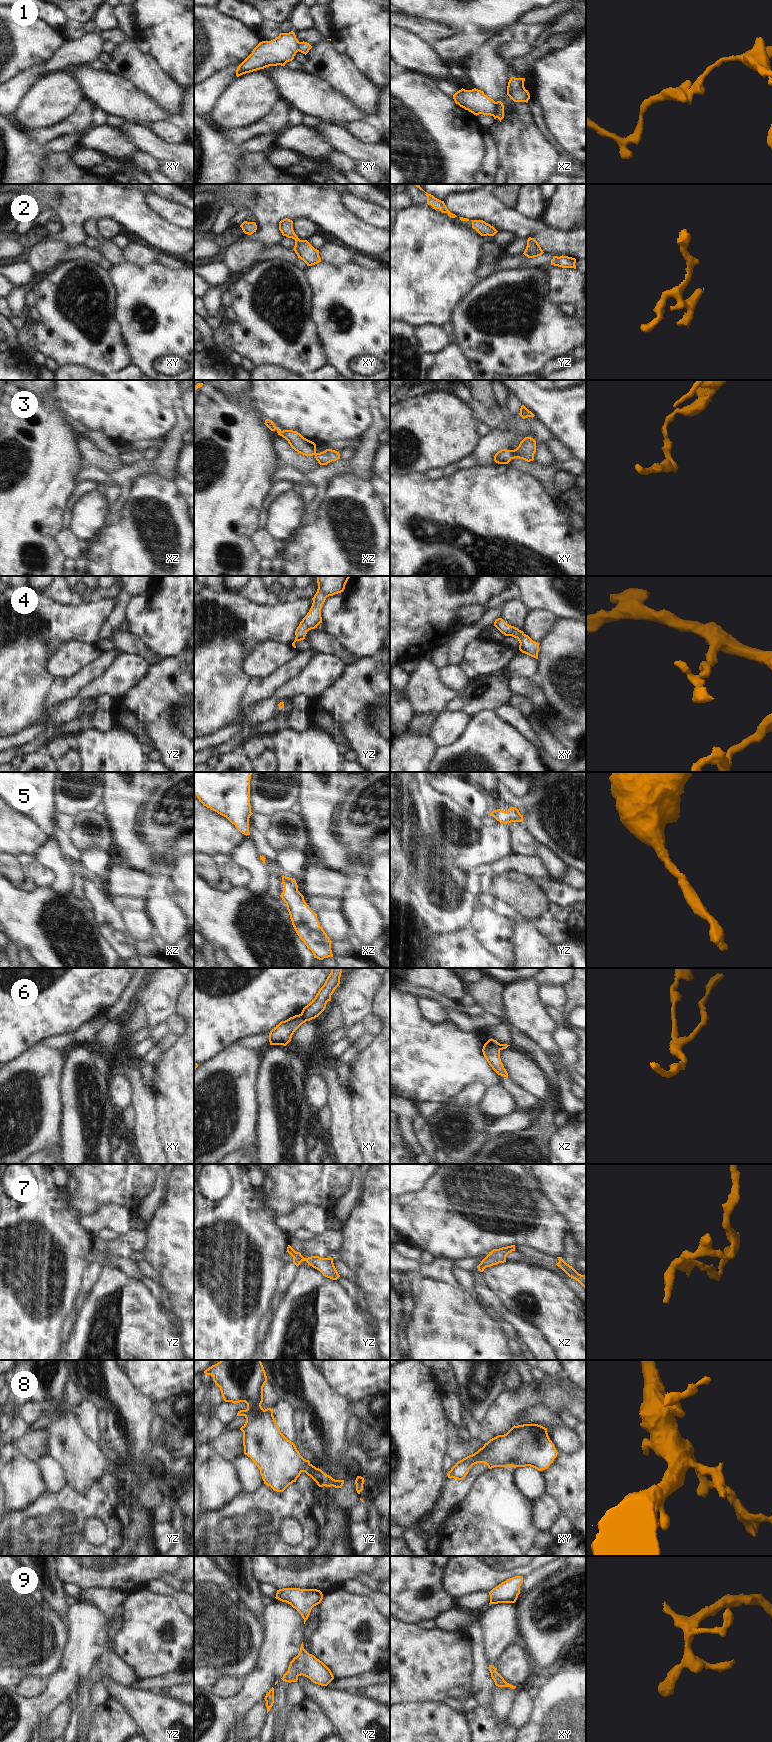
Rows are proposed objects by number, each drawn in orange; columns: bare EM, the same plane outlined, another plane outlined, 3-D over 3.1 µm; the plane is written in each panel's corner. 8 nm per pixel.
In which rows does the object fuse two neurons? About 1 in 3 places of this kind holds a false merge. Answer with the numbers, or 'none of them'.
1, 6

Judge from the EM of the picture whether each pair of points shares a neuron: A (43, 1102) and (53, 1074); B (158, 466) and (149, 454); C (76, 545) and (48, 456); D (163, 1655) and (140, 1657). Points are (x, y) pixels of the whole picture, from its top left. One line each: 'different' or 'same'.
A: same
B: different
C: different
D: same

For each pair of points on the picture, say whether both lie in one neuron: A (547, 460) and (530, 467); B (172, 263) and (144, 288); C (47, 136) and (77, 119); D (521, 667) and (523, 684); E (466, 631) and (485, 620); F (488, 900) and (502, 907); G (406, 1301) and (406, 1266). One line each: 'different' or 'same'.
A: different
B: different
C: same
D: different
E: same
F: same
G: different

